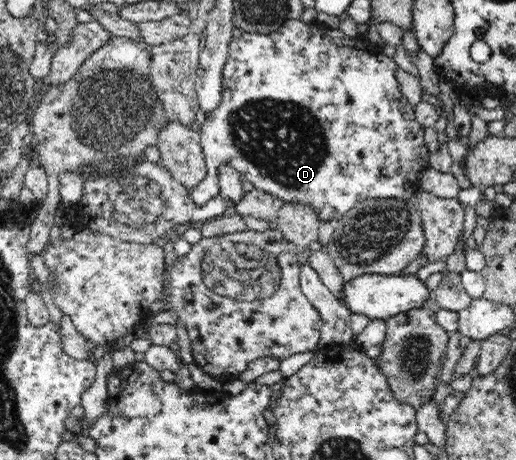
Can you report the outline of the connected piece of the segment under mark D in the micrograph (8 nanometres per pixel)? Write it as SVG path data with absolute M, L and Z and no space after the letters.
M298 19L287 20L277 31L270 34L243 32L241 37L233 38L229 44L229 53L225 62L222 75L222 98L213 115L206 119L201 127L201 146L207 163L207 175L205 181L201 181L190 197L193 205L203 207L213 197L220 195L217 170L222 164L231 164L243 177L253 184L257 190L269 193L286 203L297 203L311 206L317 214L320 222L335 223L344 213L347 213L357 203L365 199L401 199L408 203L415 202L416 195L420 191L420 173L431 168L430 151L425 144L424 128L417 122L415 105L412 105L407 96L400 90L399 82L395 77L395 71L399 66L391 56L383 54L382 49L368 39L347 35L340 26L332 28L316 21L312 24L304 23Z

